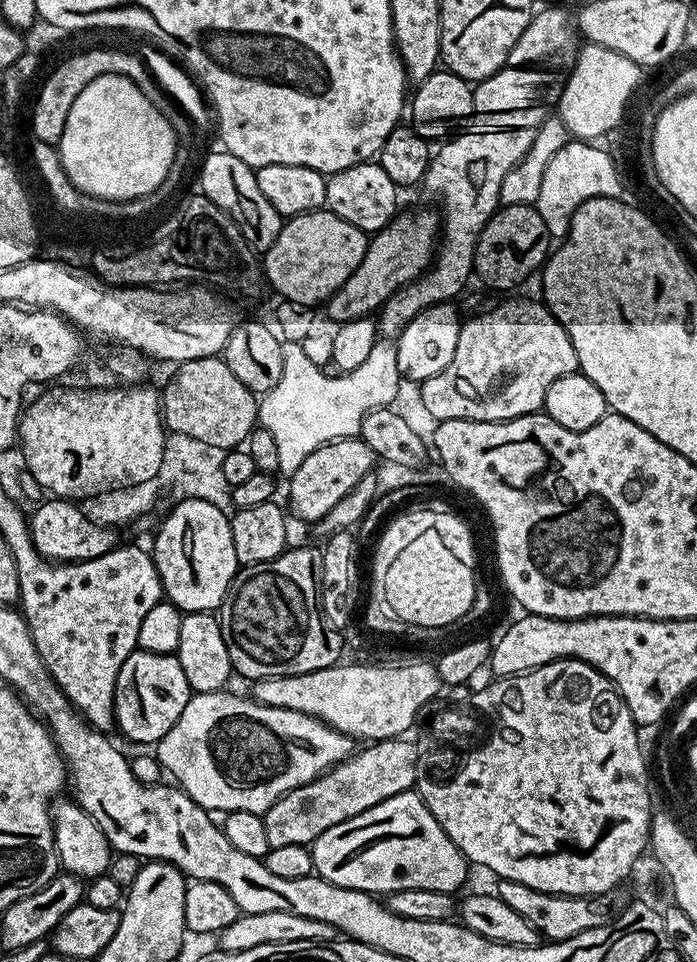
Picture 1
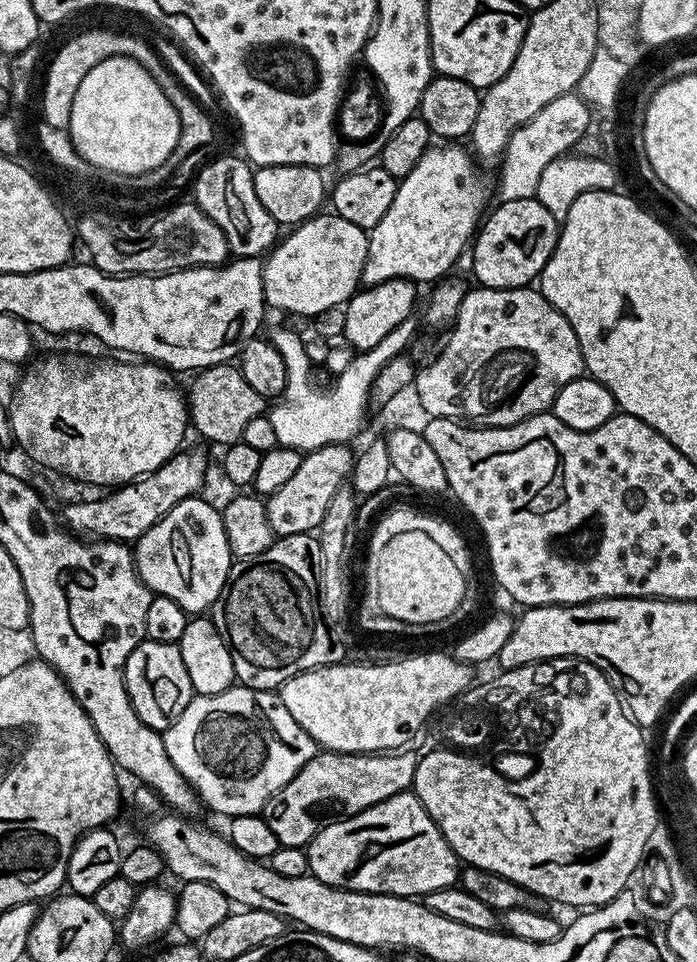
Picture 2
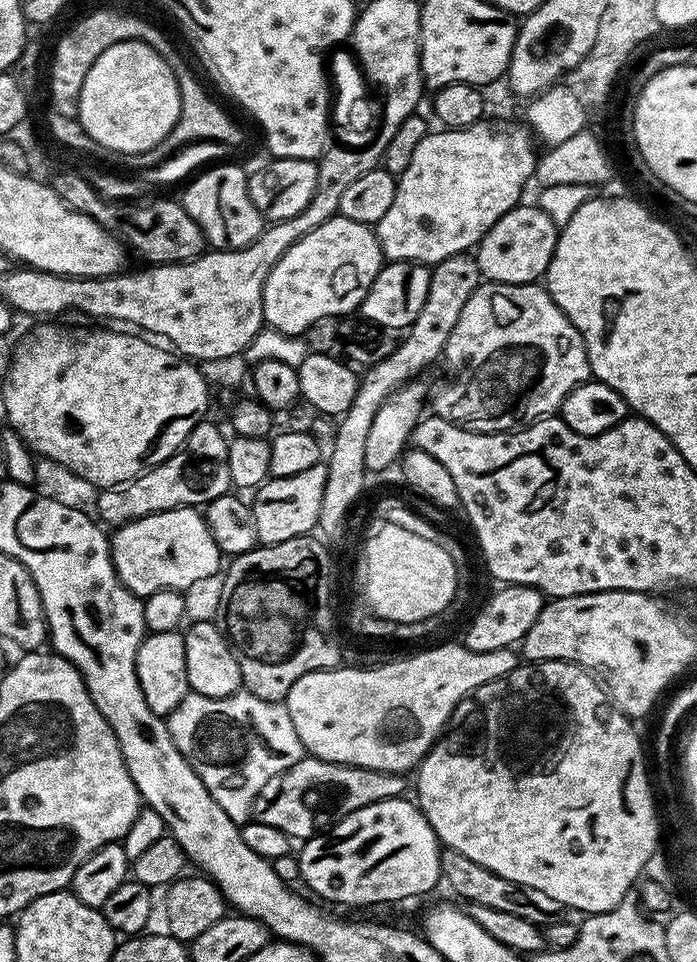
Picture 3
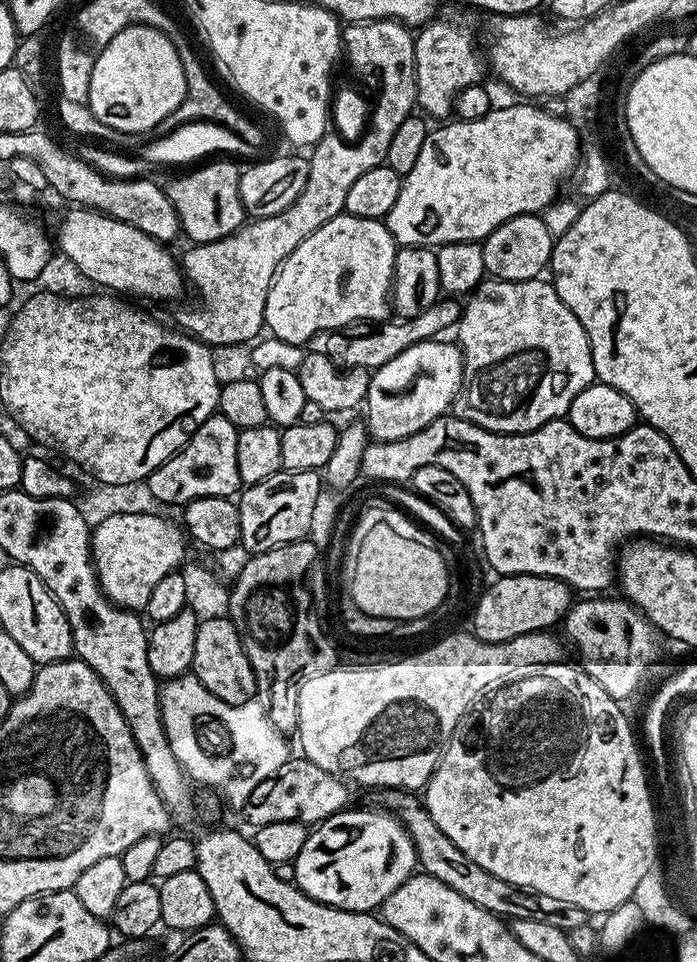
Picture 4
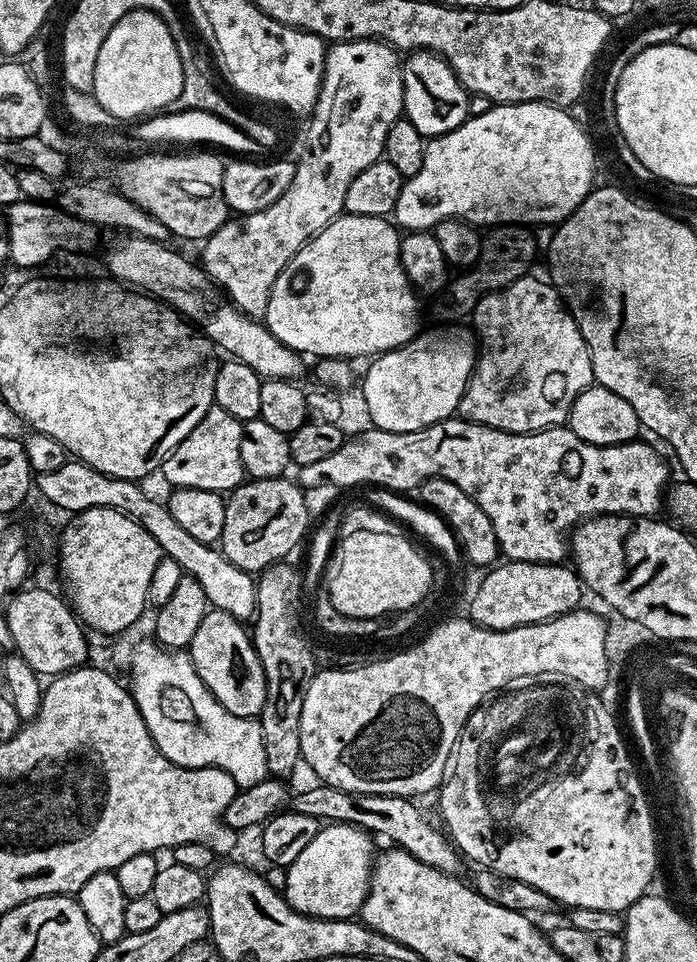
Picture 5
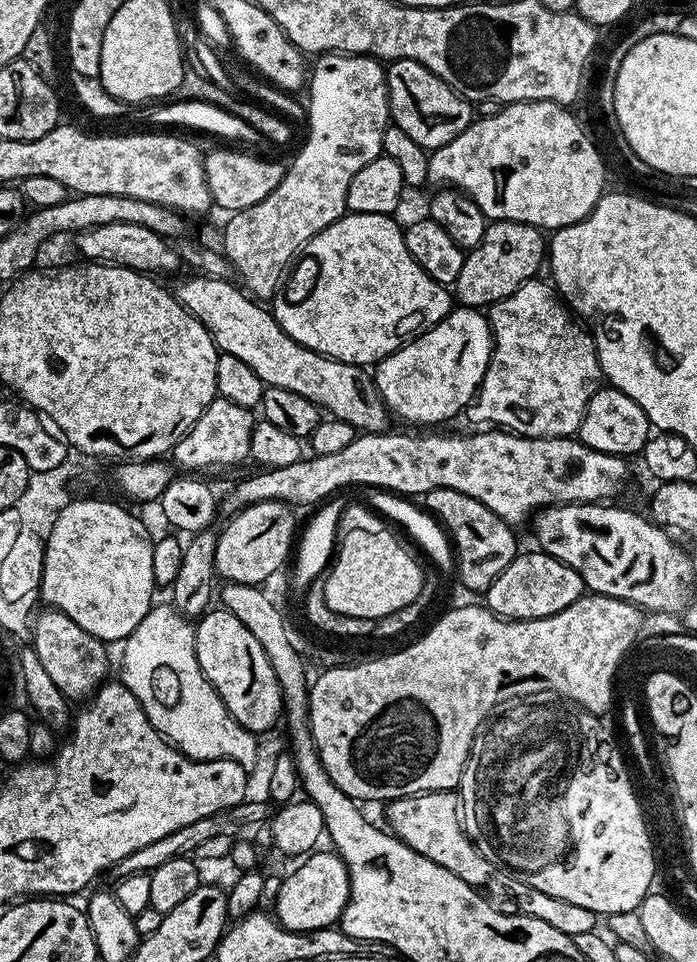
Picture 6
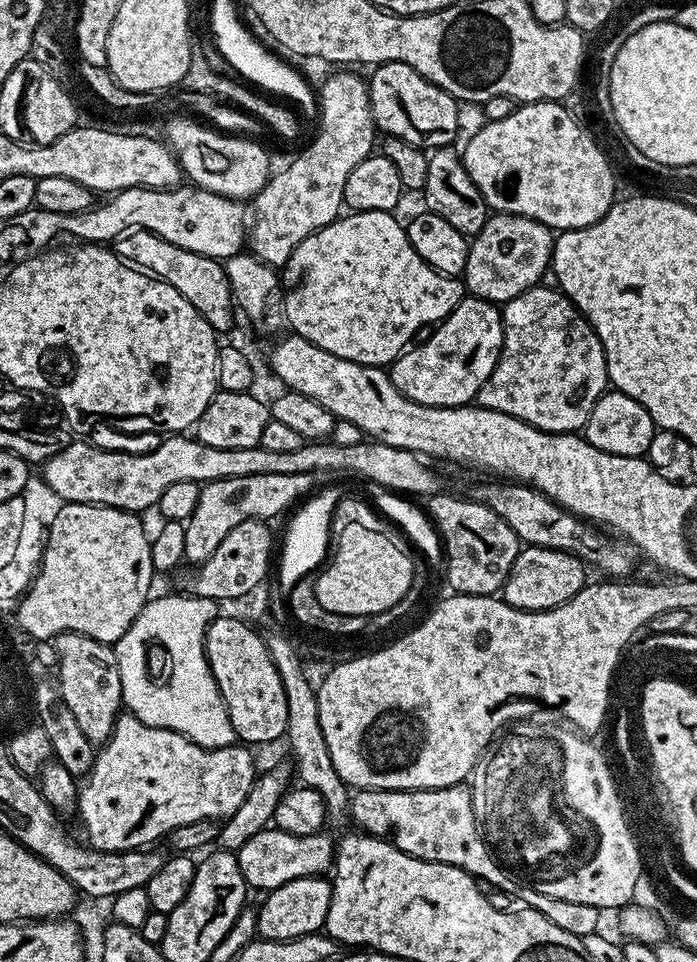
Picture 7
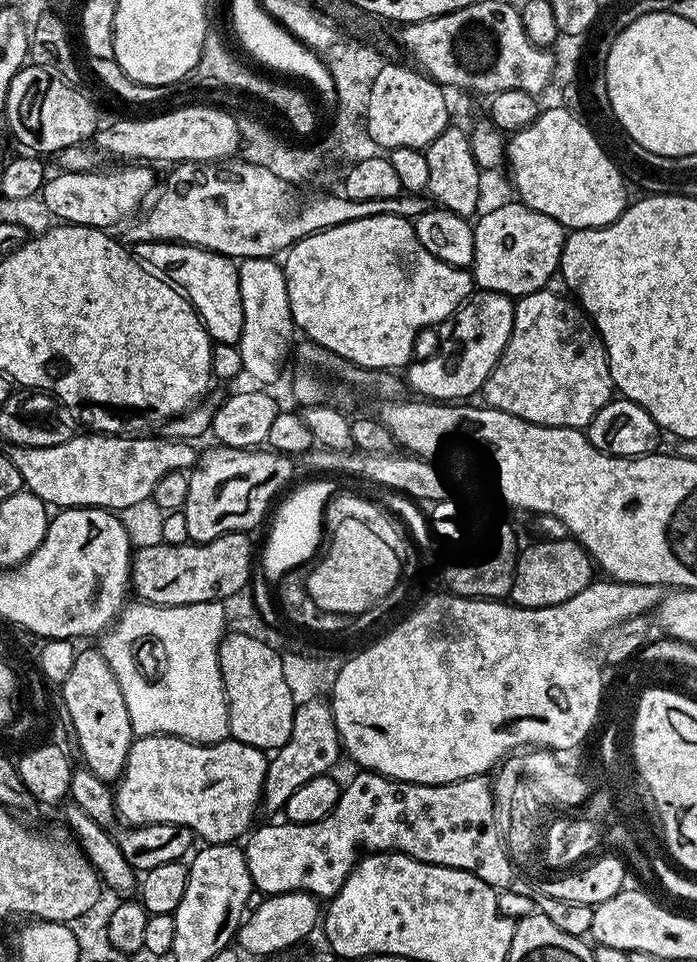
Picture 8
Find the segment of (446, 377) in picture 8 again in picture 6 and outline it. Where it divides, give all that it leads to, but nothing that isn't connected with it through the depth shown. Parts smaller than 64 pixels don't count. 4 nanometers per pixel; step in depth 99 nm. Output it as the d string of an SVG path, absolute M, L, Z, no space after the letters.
M456 306L442 322L429 328L427 332L421 332L419 336L403 344L386 359L380 360L375 365L373 380L383 396L384 404L395 417L401 416L412 424L440 426L443 425L440 424L443 420L448 420L459 412L461 415L472 403L488 369L492 357L492 345L492 328L488 325L487 315L474 308Z

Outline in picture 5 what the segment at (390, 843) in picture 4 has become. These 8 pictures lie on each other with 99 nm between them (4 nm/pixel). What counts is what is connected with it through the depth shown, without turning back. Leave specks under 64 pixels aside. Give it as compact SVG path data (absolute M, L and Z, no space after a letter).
M329 823L306 845L306 850L294 858L287 868L282 891L288 904L307 916L323 920L350 920L359 913L372 884L373 837L353 824Z

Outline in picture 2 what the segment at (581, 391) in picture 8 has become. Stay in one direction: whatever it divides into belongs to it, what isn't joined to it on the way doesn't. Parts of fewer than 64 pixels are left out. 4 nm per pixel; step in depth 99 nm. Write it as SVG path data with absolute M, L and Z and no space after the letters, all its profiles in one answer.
M532 286L522 288L473 287L462 298L462 306L458 310L455 320L452 321L448 334L448 341L445 342L444 349L437 354L436 360L430 361L425 368L421 367L417 371L414 381L414 393L416 392L417 398L420 399L420 404L424 407L426 414L425 417L428 418L447 416L457 422L479 422L489 428L508 428L531 416L547 413L556 401L556 396L562 390L562 386L581 379L582 373L585 371L582 350L578 346L578 338L574 334L570 322L566 322L564 315Z

